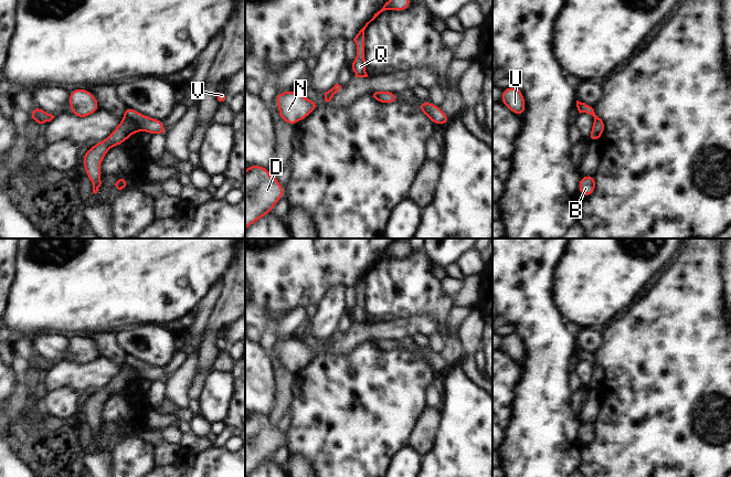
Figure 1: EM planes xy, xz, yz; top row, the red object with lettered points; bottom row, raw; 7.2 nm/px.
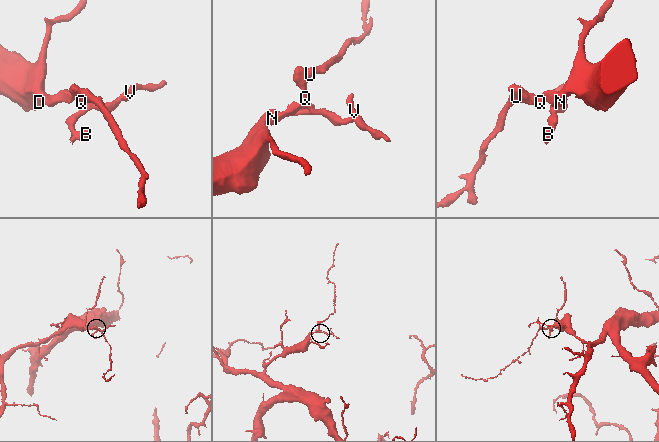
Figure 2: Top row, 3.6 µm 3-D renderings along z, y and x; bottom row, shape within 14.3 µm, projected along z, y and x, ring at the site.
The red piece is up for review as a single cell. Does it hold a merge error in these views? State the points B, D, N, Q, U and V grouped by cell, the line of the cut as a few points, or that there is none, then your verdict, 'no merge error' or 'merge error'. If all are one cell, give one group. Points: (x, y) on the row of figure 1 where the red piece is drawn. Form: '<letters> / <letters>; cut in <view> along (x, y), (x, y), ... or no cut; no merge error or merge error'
B / D N Q U V; cut in xy along (124, 115), (136, 123), (138, 130); merge error

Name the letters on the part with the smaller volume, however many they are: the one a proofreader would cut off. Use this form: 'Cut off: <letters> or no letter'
Cut off: B

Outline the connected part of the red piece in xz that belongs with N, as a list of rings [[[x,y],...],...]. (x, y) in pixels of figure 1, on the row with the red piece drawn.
[[[284,91],[276,94],[274,100],[278,104],[279,118],[290,126],[305,119],[319,107],[318,103],[294,91]]]

